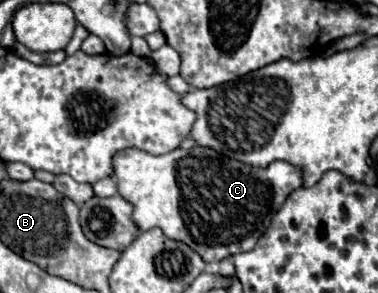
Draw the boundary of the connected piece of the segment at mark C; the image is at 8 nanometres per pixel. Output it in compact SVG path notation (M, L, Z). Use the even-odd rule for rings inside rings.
M206 147L174 149L158 157L124 149L112 157L112 169L118 193L132 203L132 221L138 231L158 227L168 239L192 247L206 263L250 251L286 197L302 185L302 173L286 161L258 169Z

